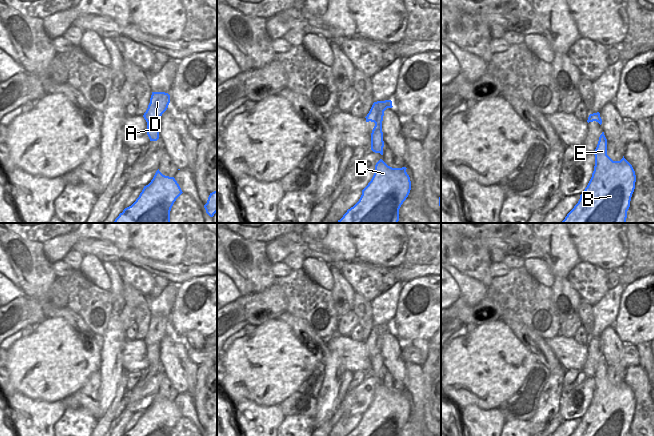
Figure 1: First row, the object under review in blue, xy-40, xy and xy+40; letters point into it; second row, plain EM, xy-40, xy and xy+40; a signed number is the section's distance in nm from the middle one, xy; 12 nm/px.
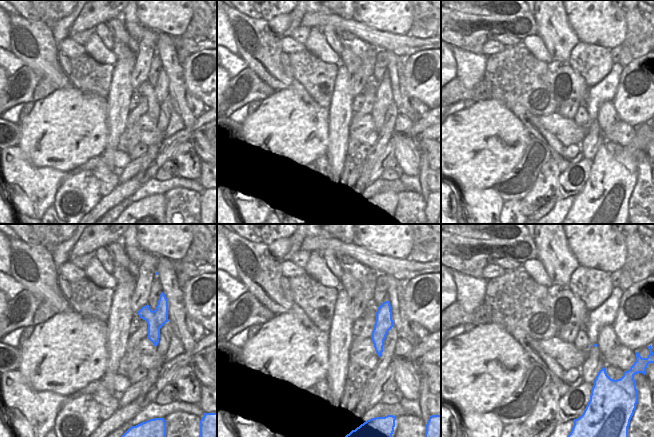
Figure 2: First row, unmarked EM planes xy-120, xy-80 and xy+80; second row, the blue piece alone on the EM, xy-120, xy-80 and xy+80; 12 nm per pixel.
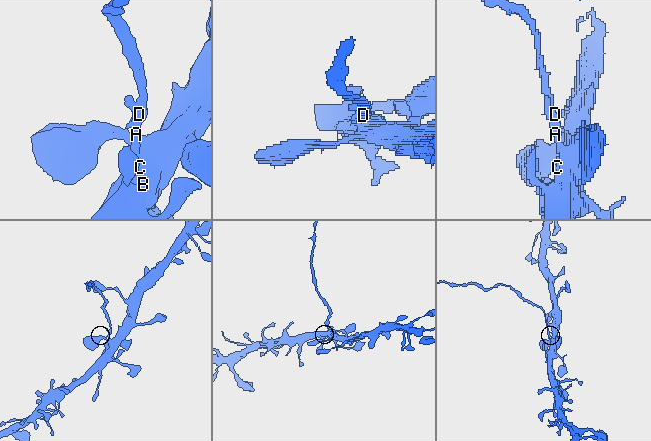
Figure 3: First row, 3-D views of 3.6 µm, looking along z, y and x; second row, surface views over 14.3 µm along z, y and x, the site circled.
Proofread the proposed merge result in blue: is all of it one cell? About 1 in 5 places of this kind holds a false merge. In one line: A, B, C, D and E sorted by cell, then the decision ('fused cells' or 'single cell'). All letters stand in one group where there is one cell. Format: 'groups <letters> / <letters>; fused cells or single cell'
groups A D / B C E; fused cells

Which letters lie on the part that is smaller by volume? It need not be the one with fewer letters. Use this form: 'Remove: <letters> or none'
Remove: A, D

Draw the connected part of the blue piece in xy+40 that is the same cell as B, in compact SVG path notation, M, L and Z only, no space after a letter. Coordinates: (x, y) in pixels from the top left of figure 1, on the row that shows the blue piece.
M607 144L597 146L594 155L592 177L578 203L561 223L626 223L627 211L635 189L635 171L624 156L620 161L613 161L607 155Z

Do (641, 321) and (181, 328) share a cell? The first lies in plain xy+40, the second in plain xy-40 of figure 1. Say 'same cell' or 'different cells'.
same cell

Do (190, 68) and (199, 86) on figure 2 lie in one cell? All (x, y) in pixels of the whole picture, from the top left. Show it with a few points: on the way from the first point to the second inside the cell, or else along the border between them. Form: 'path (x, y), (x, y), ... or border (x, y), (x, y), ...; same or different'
path (191, 72), (197, 82); same

